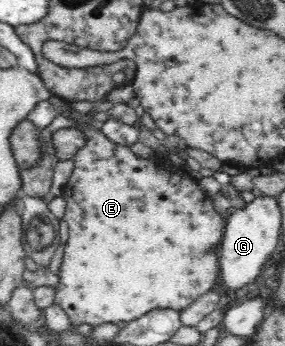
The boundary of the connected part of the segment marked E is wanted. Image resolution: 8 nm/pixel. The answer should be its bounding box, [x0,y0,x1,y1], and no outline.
[47,94,226,327]

